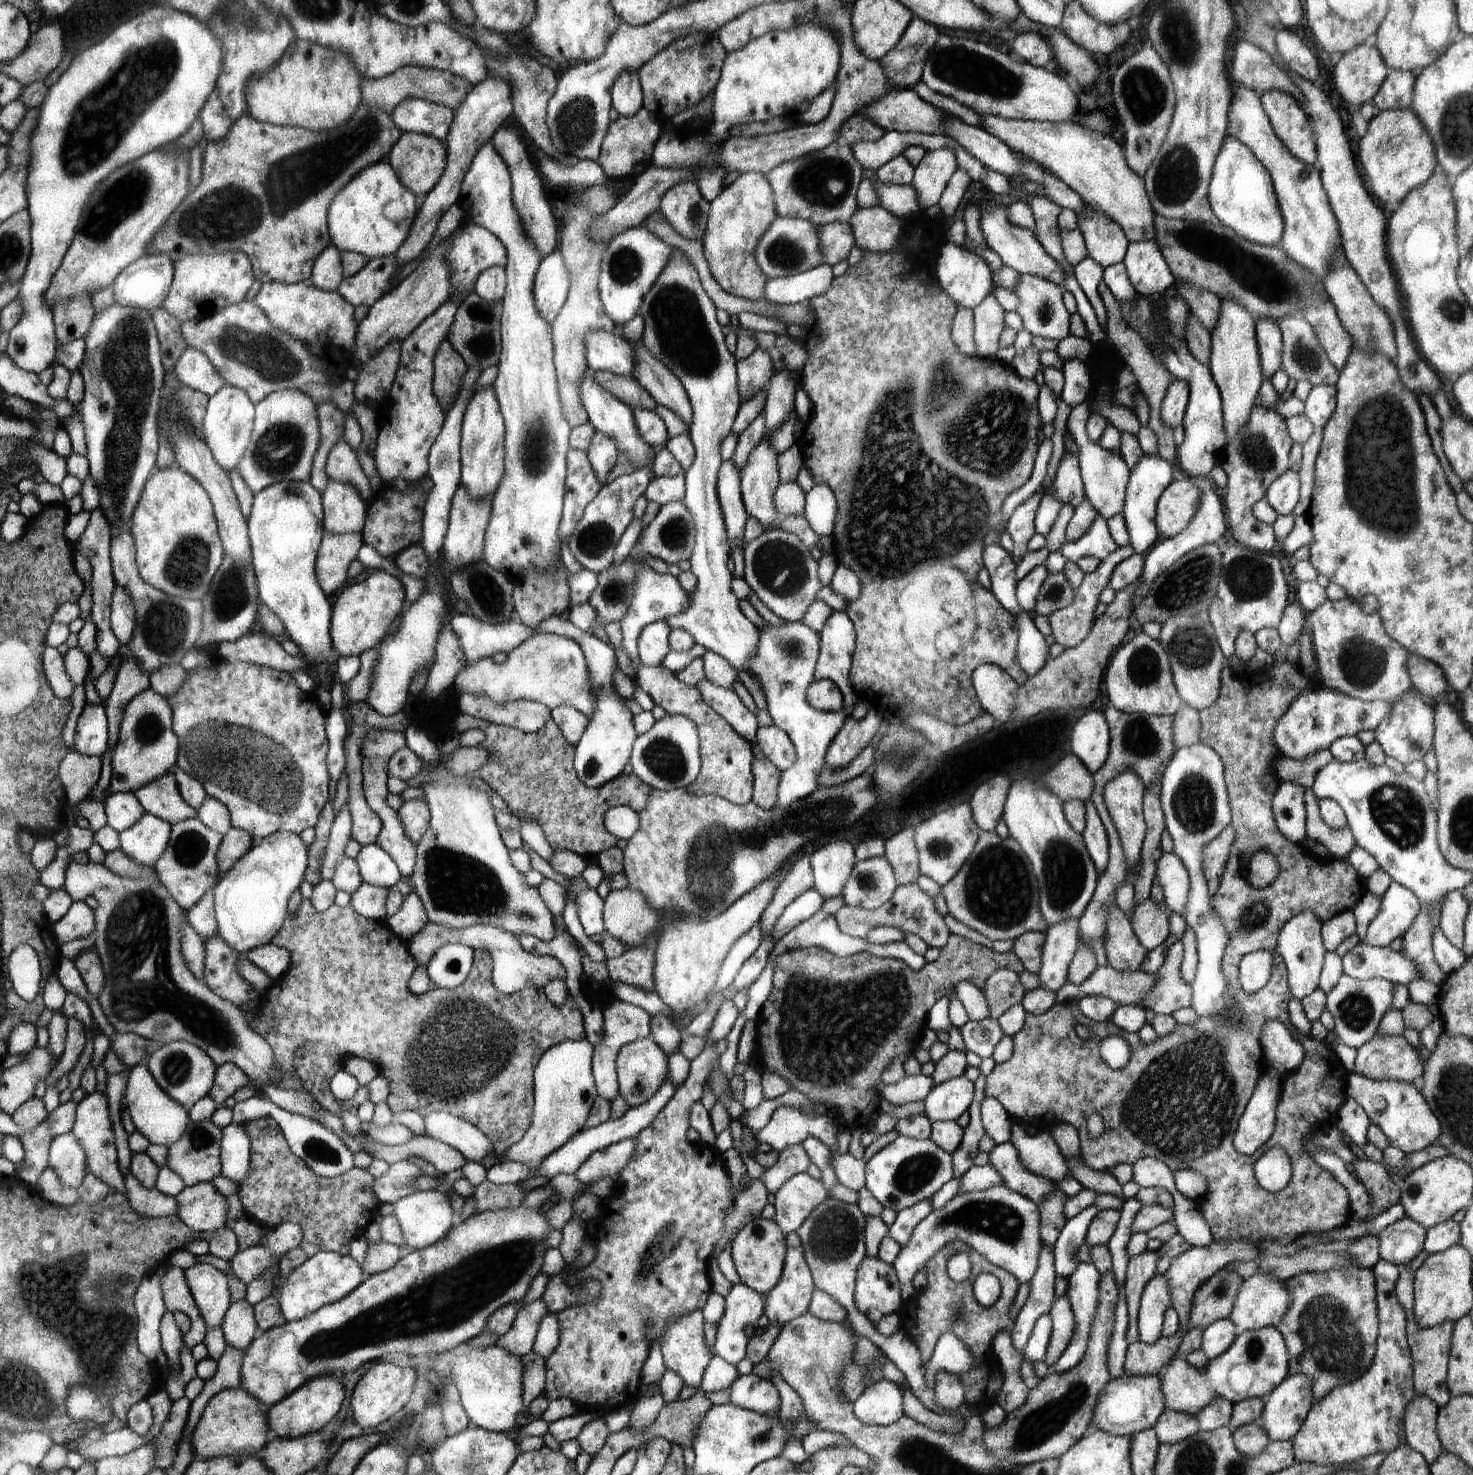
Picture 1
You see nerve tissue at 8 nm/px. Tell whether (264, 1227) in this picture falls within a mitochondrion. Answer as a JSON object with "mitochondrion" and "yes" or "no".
{"mitochondrion":"no"}

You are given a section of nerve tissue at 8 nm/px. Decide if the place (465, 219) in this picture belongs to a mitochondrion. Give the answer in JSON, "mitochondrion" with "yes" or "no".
{"mitochondrion":"no"}

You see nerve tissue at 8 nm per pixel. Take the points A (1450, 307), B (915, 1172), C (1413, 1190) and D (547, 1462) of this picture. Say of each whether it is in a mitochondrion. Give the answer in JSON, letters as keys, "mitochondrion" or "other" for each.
{"A":"mitochondrion","B":"mitochondrion","C":"other","D":"other"}

